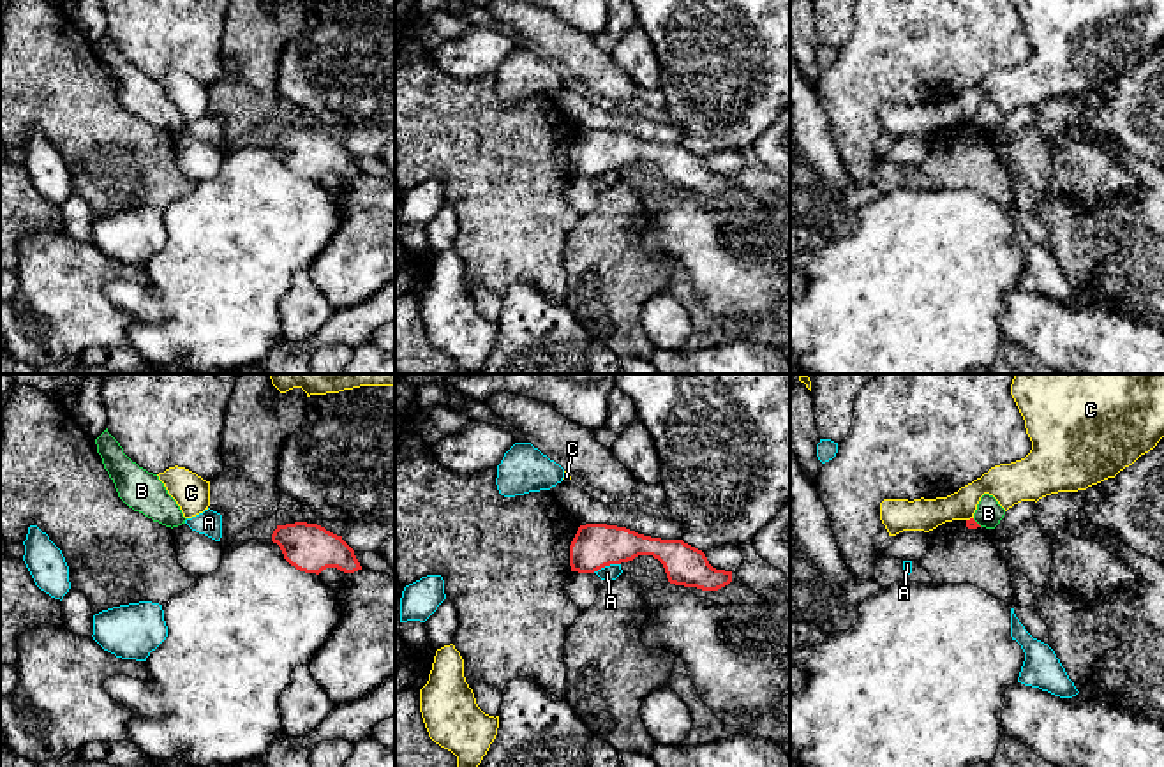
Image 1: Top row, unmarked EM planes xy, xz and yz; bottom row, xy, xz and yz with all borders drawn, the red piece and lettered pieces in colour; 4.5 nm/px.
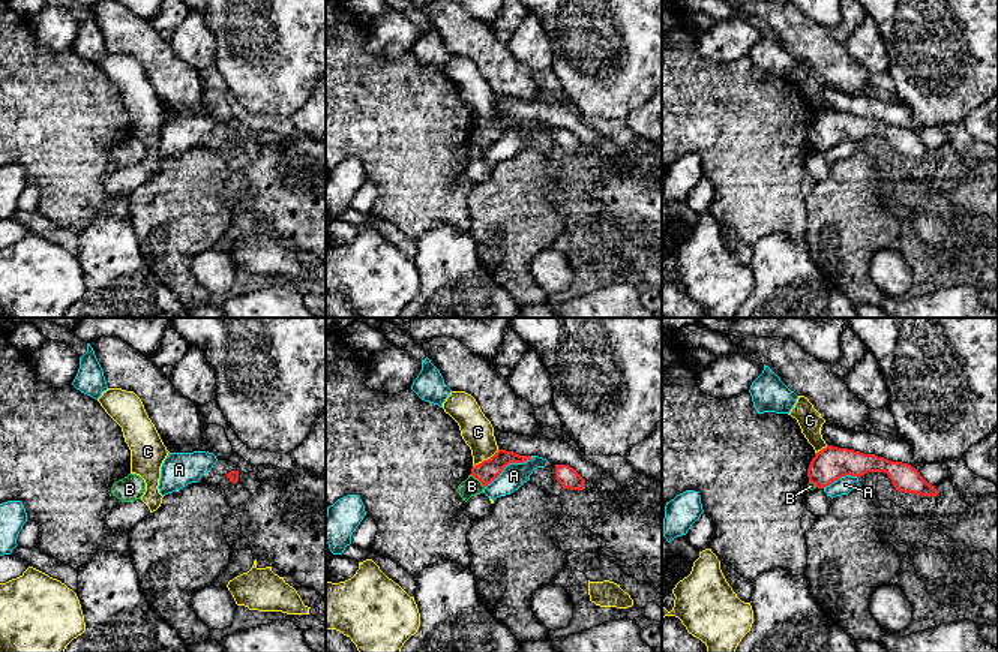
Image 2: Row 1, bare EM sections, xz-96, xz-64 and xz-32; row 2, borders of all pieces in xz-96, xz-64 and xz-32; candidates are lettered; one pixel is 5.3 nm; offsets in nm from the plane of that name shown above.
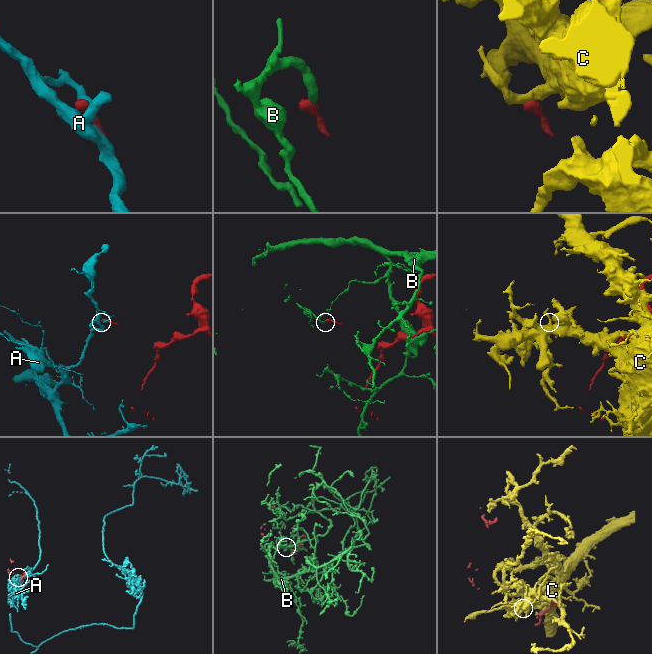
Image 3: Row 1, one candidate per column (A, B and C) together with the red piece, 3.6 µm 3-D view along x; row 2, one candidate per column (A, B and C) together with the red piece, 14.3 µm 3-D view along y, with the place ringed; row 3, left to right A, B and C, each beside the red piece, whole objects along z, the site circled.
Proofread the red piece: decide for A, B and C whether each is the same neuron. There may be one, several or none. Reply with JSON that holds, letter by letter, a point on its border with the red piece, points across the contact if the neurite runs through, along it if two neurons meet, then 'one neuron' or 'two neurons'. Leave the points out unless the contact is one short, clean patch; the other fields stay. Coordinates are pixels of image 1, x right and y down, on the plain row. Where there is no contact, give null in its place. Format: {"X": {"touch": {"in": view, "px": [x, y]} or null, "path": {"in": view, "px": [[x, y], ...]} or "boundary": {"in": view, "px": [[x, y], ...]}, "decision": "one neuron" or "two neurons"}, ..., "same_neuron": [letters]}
{"A": {"touch": {"in": "xz", "px": [605, 170]}, "boundary": {"in": "xz", "px": [[619, 168], [611, 168], [593, 177]]}, "decision": "two neurons"}, "B": {"touch": {"in": "yz", "px": [976, 127]}, "boundary": {"in": "yz", "px": [[972, 124], [981, 131]]}, "decision": "two neurons"}, "C": {"touch": {"in": "yz", "px": [970, 124]}, "boundary": {"in": "yz", "px": [[972, 122], [967, 126]]}, "decision": "two neurons"}, "same_neuron": []}

